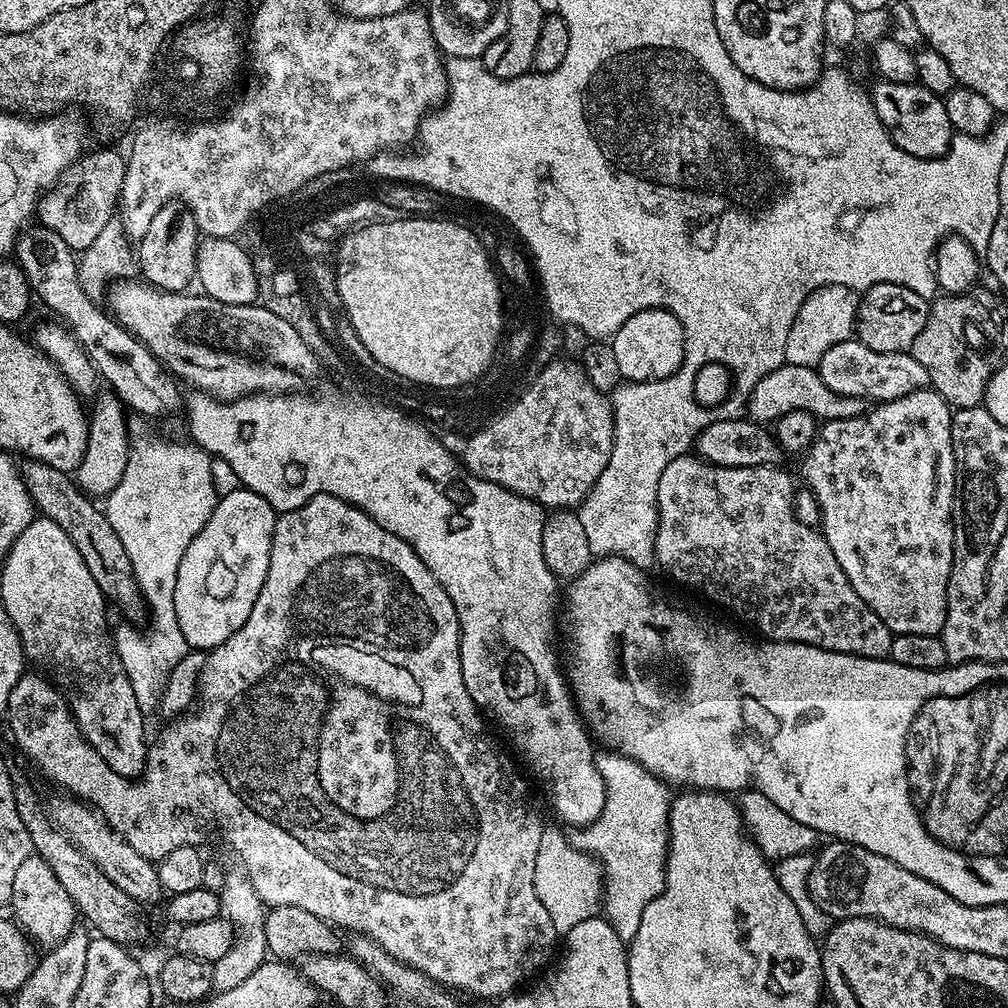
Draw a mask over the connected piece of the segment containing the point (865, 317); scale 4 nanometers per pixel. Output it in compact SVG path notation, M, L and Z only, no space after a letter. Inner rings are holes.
M877 282L871 285L861 297L857 307L857 337L861 342L870 346L873 352L907 353L923 330L920 320L928 317L929 301L923 293L914 291L909 286L897 283ZM890 340L886 346L884 342Z

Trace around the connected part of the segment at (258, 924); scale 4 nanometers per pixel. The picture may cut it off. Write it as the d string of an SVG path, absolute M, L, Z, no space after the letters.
M229 871L224 877L224 885L218 893L220 898L220 916L229 920L233 927L232 948L212 964L212 986L216 992L231 990L241 985L250 974L254 973L266 960L266 926L264 918L266 906L258 898L254 886L249 882L243 871Z

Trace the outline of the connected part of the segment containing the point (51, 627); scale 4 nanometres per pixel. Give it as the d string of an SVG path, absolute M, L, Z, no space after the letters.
M33 522L22 530L19 540L15 540L12 544L10 555L2 561L4 568L4 600L2 607L6 610L6 614L12 619L12 625L16 628L17 634L24 647L27 659L29 661L37 660L44 668L77 668L81 672L81 676L76 680L76 688L80 693L76 696L76 701L71 701L71 712L75 717L77 726L80 728L80 734L84 736L86 743L94 748L102 756L106 763L109 764L111 770L114 770L122 777L136 778L144 770L144 763L148 757L149 741L144 740L144 720L146 713L138 706L138 698L134 698L134 686L128 677L128 671L124 668L124 662L120 659L115 651L108 652L108 616L104 612L100 612L100 603L102 597L98 582L92 580L92 576L86 571L82 558L76 554L74 542L69 540L67 534L60 530L56 524L47 522Z

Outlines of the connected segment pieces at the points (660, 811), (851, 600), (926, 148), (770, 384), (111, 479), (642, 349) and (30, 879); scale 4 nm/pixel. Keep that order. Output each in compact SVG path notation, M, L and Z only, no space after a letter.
M608 754L604 761L599 761L598 767L604 777L602 814L598 814L596 821L581 831L584 833L580 837L575 837L574 843L596 860L604 856L604 861L599 863L601 868L608 865L607 874L602 876L602 916L608 920L620 940L630 942L634 934L638 934L642 910L646 910L654 898L664 893L664 870L668 860L669 789L638 762L627 760L619 754Z
M692 454L676 456L668 463L666 473L666 498L661 499L658 507L658 526L656 527L656 564L664 567L668 576L673 576L680 584L688 588L697 588L708 600L737 612L744 620L749 620L758 631L761 632L765 641L785 640L795 644L809 644L822 650L841 652L847 656L865 656L871 660L882 660L889 655L894 637L893 632L858 598L858 590L850 586L850 578L842 574L842 566L838 566L838 558L834 558L834 550L826 542L823 531L817 530L810 525L803 525L795 516L793 504L794 487L792 480L779 466L765 466L762 468L723 468L717 464L708 464L705 460Z
M881 78L876 82L877 84L870 88L872 109L878 114L882 126L895 144L906 150L906 154L914 154L918 158L934 160L937 156L944 156L954 135L944 100L918 82L903 84Z
M784 363L781 368L766 374L754 386L754 390L748 396L747 415L755 423L761 426L771 425L782 419L790 410L806 410L817 421L841 420L842 418L854 418L868 411L869 401L862 398L850 398L846 394L834 394L826 382L822 382L819 371L816 368L806 366L794 366Z
M111 390L101 391L94 399L94 406L90 408L88 416L87 448L83 460L79 464L74 478L77 487L89 497L106 498L122 480L126 462L131 448L130 431L126 424L127 411L119 397Z
M671 314L631 316L612 337L621 379L628 382L665 380L680 369L684 361L684 331L678 318Z
M37 854L26 858L18 874L14 874L14 894L10 901L11 915L33 941L41 945L65 940L77 927L78 911L61 882L52 875L50 866Z

